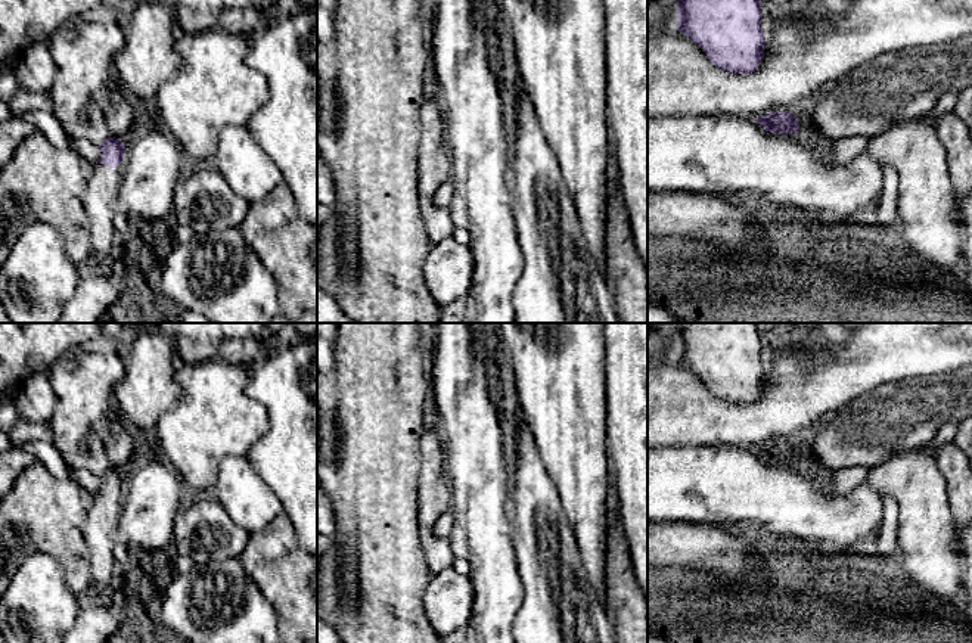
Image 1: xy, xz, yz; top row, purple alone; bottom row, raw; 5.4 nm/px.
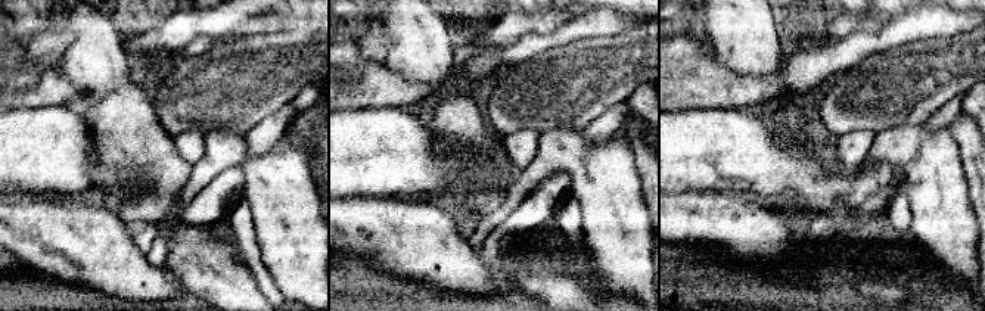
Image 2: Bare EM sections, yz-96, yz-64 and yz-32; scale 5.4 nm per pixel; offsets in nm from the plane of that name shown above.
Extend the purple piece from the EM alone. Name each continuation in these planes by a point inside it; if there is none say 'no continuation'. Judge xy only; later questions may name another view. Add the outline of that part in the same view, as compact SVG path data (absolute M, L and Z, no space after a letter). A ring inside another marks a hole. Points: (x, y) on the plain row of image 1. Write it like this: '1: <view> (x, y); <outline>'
1: xy (101, 530); M124 491L115 498L96 493L83 526L91 562L91 583L99 588L99 596L93 602L102 606L117 606L111 585L117 563L112 550L119 538L118 521L122 500Z

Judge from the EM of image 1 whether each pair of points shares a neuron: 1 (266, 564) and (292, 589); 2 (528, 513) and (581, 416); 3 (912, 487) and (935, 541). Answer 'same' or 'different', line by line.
1: same
2: different
3: same

